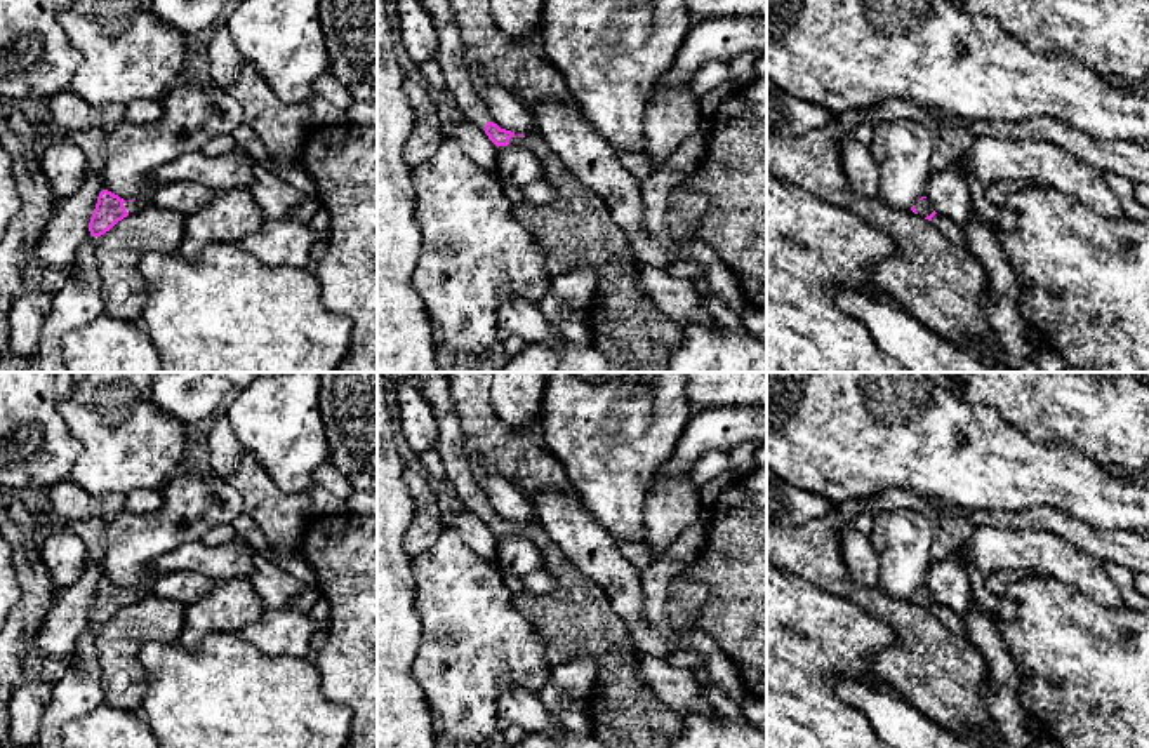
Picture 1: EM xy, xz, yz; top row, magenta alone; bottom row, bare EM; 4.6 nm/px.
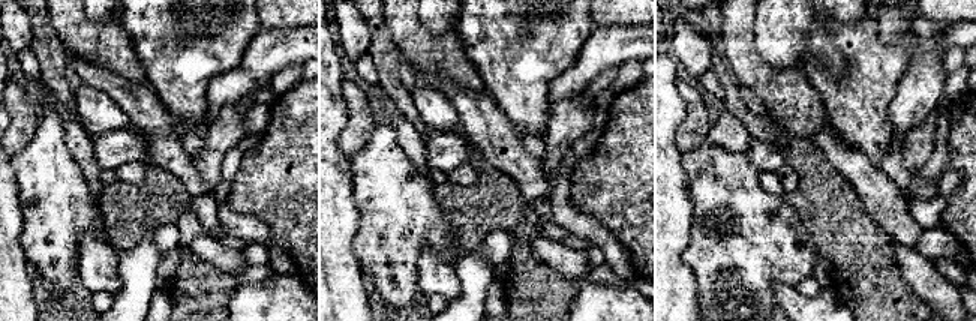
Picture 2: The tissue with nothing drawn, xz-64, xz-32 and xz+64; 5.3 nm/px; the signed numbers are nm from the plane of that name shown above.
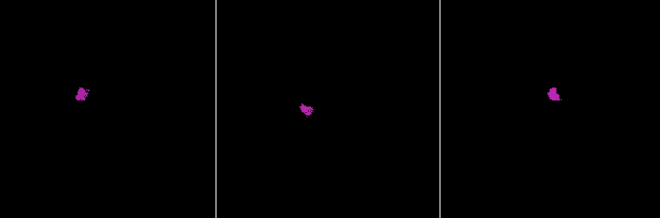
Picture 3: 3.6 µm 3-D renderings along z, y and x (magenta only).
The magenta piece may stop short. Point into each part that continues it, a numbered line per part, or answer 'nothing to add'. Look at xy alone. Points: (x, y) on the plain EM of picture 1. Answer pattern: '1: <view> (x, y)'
1: xy (131, 597)

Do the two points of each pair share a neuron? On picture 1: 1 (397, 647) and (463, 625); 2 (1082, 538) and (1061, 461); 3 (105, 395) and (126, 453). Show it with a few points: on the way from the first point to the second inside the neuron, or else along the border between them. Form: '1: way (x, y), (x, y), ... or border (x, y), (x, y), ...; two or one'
1: border (414, 601), (421, 625), (414, 661), (419, 682); two
2: border (1036, 507), (1057, 507), (1090, 524), (1116, 527); two
3: way (110, 409), (126, 439); one

